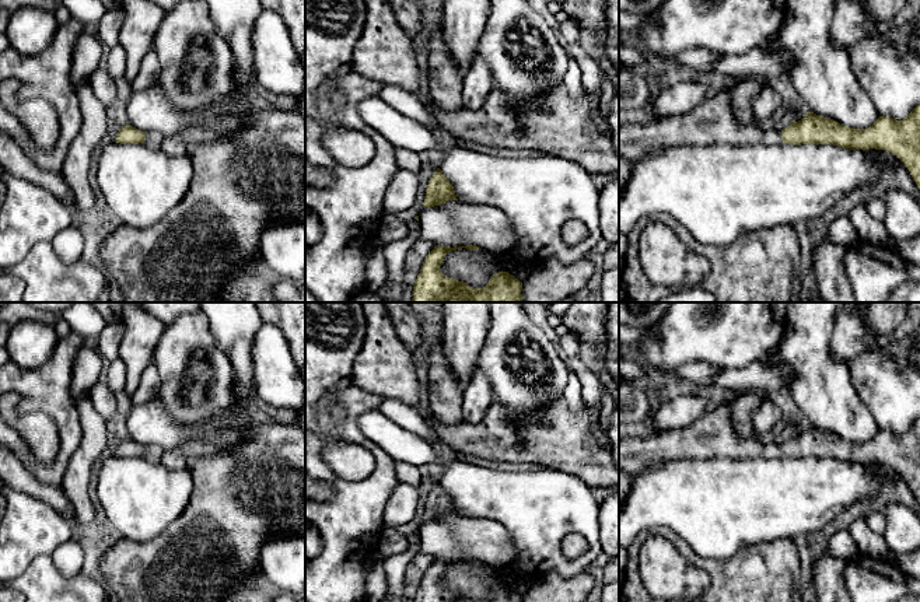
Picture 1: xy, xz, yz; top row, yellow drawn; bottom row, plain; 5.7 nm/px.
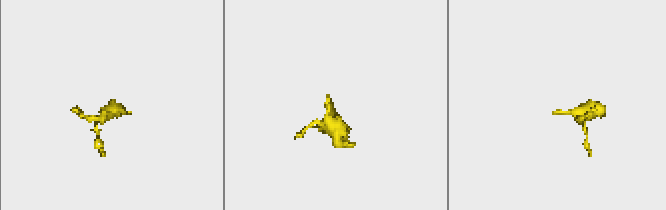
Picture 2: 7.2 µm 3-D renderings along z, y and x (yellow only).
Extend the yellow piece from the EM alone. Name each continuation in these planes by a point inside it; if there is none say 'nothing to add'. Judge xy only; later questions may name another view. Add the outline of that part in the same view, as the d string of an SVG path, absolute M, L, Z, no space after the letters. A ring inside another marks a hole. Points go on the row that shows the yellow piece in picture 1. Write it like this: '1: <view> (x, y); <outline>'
1: xy (153, 140); M158 132L146 133L144 144L151 150L160 150L164 141L164 136Z

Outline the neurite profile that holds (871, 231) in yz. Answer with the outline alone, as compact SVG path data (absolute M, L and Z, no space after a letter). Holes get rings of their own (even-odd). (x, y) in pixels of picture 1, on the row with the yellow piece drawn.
M857 204L849 214L861 244L893 246L882 221L874 220L864 204Z

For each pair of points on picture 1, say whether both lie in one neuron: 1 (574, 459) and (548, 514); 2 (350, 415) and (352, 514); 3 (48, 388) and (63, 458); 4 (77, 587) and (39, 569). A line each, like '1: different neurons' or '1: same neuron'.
1: different neurons
2: same neuron
3: same neuron
4: same neuron

